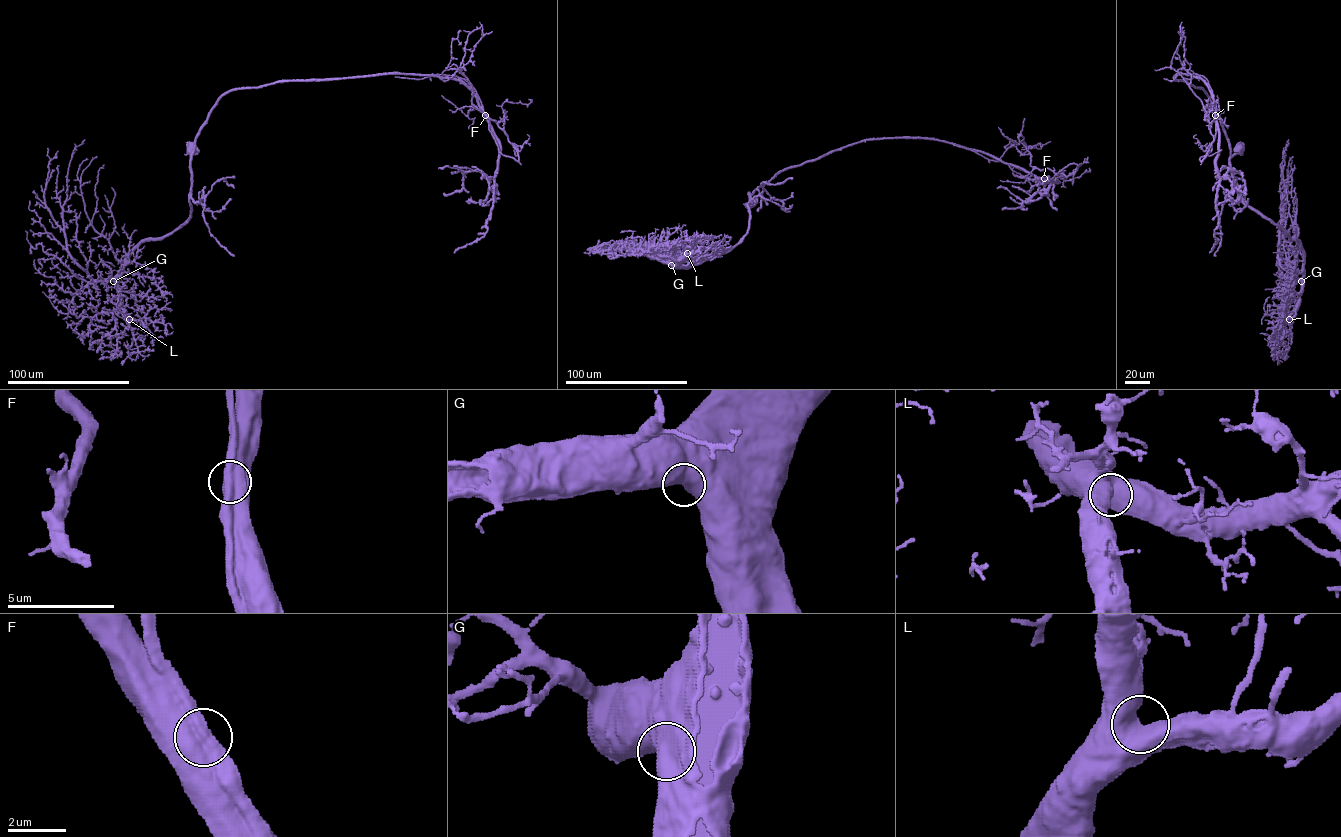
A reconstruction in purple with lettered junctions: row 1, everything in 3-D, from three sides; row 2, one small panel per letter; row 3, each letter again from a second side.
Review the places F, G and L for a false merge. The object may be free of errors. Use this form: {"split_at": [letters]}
{"split_at": ["F"]}

